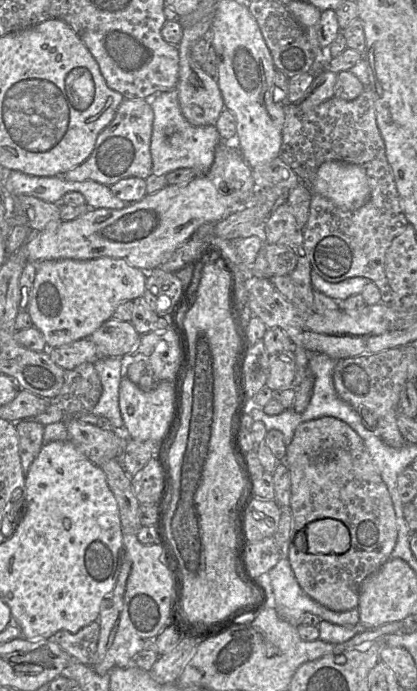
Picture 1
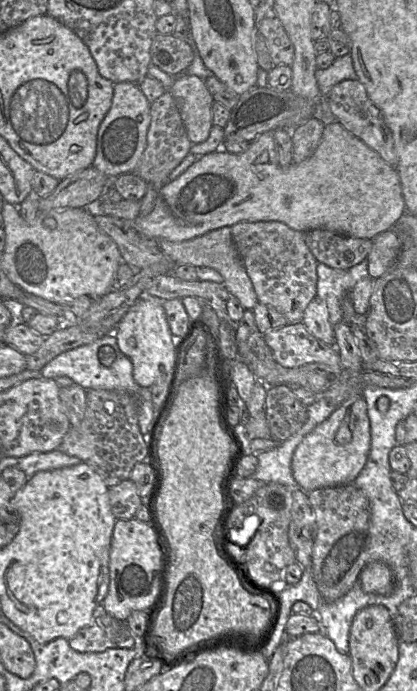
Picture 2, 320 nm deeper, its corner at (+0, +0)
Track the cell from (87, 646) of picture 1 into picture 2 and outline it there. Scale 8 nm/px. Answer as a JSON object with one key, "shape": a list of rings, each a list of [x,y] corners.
{"shape":[[[102,604],[94,610],[89,624],[68,641],[72,649],[81,653],[135,646],[135,638],[126,621],[112,617]]]}

